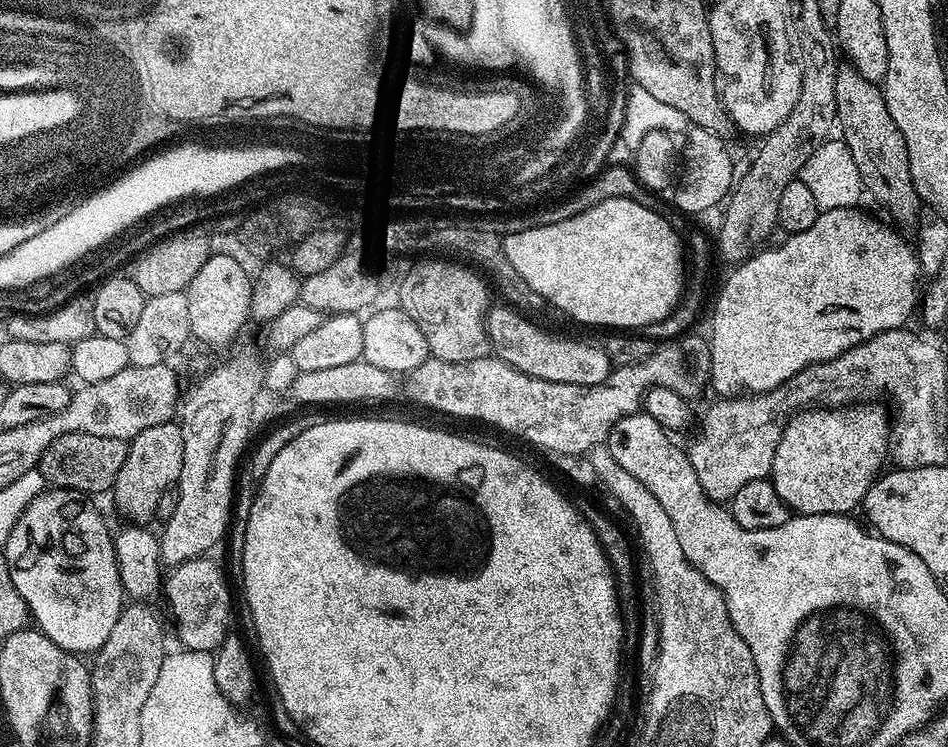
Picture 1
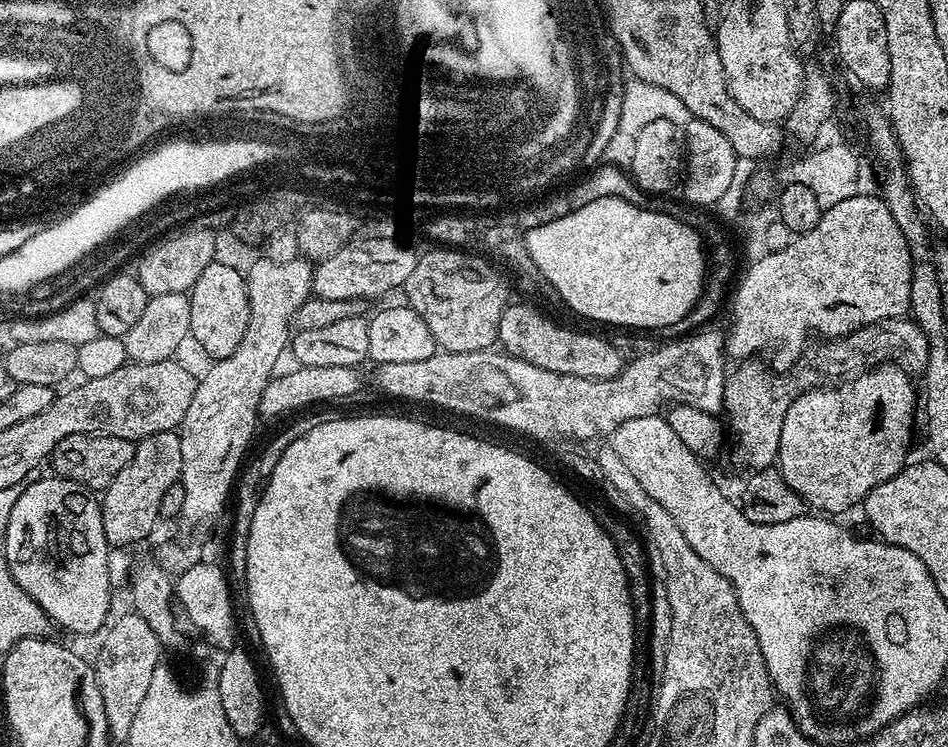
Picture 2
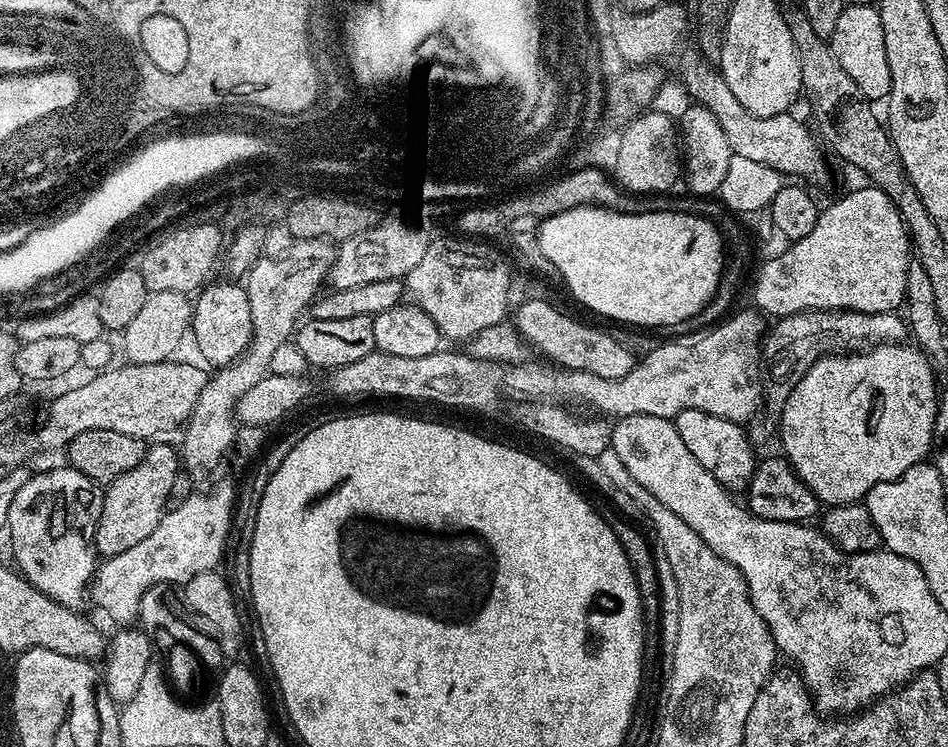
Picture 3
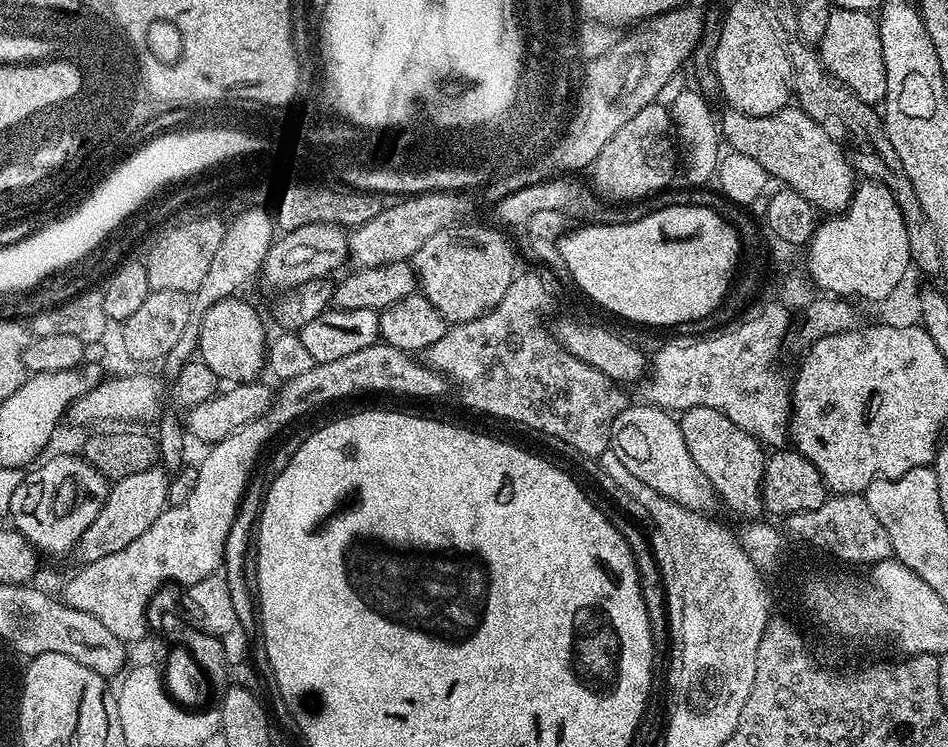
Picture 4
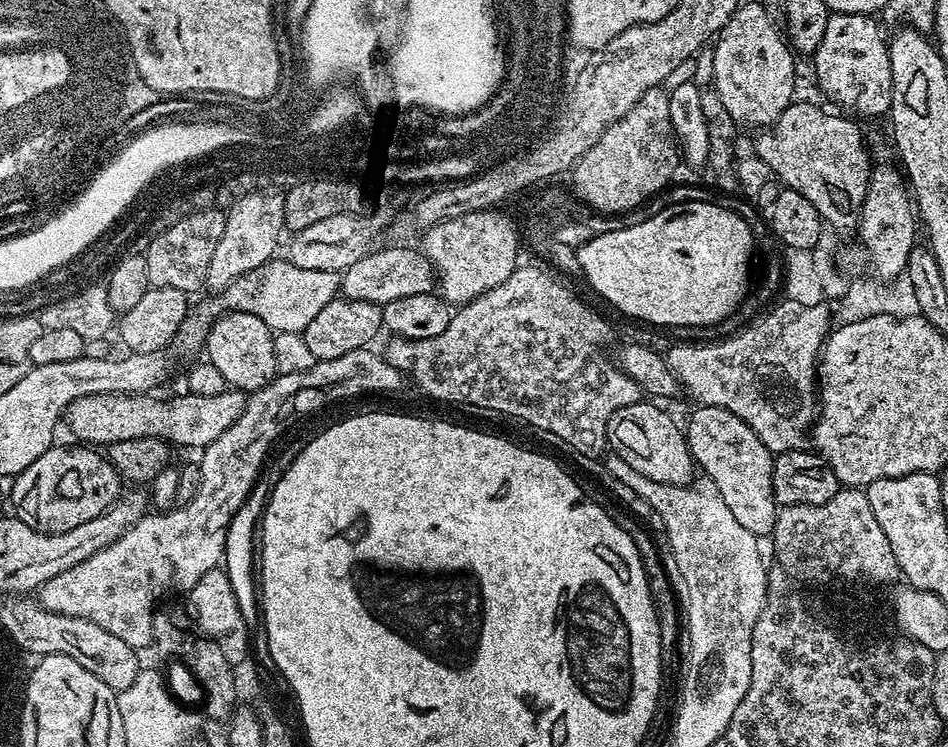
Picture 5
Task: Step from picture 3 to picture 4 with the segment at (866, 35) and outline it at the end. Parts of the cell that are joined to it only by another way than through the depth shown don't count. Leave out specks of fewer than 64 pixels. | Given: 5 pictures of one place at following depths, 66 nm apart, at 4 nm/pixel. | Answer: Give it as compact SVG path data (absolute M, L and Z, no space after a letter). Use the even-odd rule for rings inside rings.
M833 7L826 34L818 45L820 59L829 72L841 80L860 100L873 106L879 105L888 89L886 62L882 58L882 38L877 17L872 12L846 10Z

